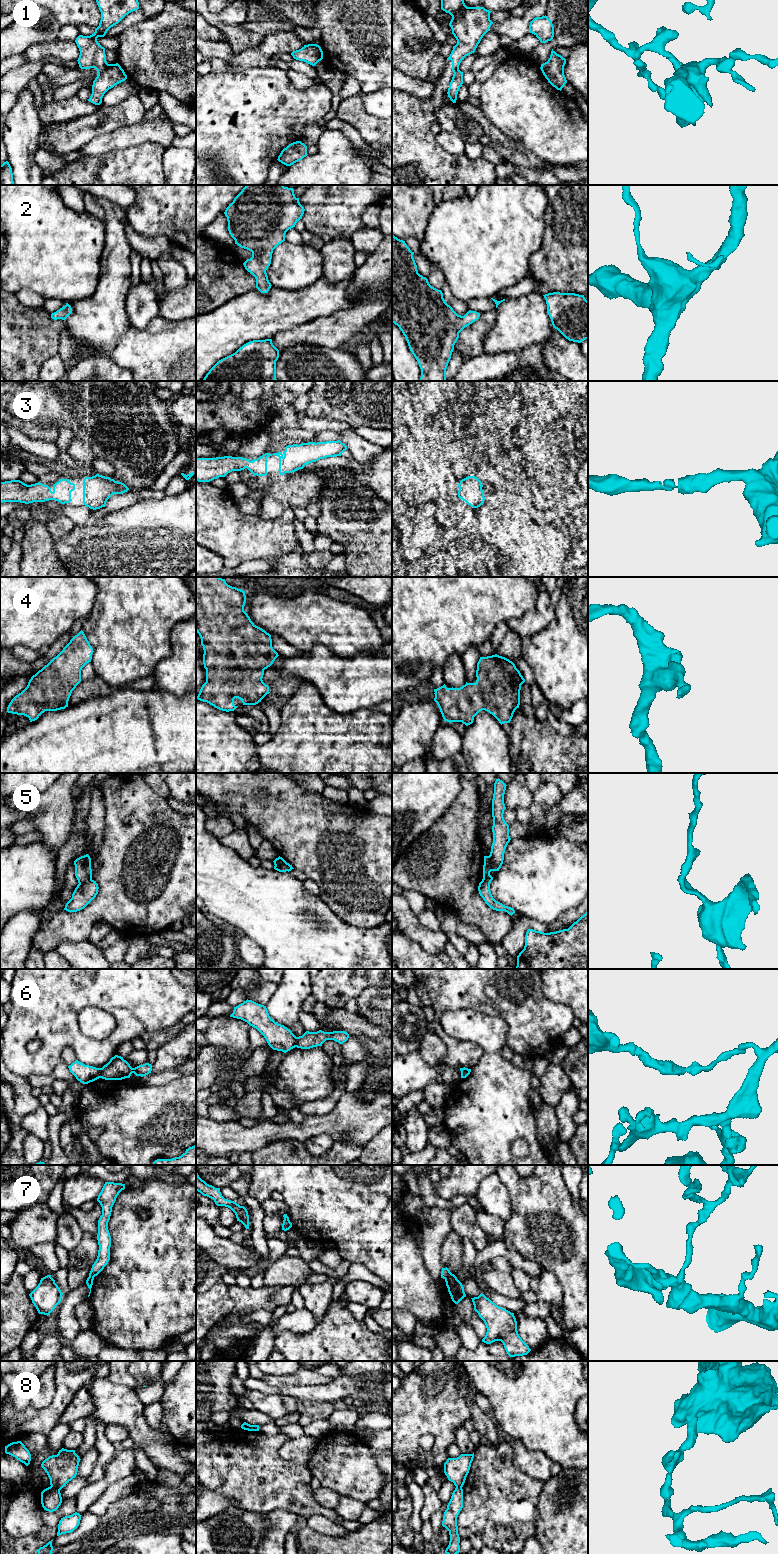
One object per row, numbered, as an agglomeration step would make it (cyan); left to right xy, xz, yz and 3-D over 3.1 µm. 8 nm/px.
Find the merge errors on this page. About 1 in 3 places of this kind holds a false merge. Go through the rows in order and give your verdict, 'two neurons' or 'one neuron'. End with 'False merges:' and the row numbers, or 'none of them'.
1: two neurons
2: one neuron
3: one neuron
4: one neuron
5: two neurons
6: two neurons
7: two neurons
8: two neurons
False merges: 1, 5, 6, 7, 8

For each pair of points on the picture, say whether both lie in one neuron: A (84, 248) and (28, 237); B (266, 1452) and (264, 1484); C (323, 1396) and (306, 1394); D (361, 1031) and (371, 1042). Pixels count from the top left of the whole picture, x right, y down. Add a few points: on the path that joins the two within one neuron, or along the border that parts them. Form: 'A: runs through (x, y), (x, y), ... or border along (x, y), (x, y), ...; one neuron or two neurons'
A: runs through (70, 248), (48, 248), (42, 245); one neuron
B: runs through (264, 1460), (264, 1476); one neuron
C: runs through (319, 1394), (310, 1394); one neuron
D: runs through (364, 1034), (369, 1039); one neuron

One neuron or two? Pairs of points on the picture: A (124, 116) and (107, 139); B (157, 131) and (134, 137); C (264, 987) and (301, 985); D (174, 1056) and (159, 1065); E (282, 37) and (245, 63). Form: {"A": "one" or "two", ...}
{"A": "two", "B": "one", "C": "two", "D": "one", "E": "one"}

